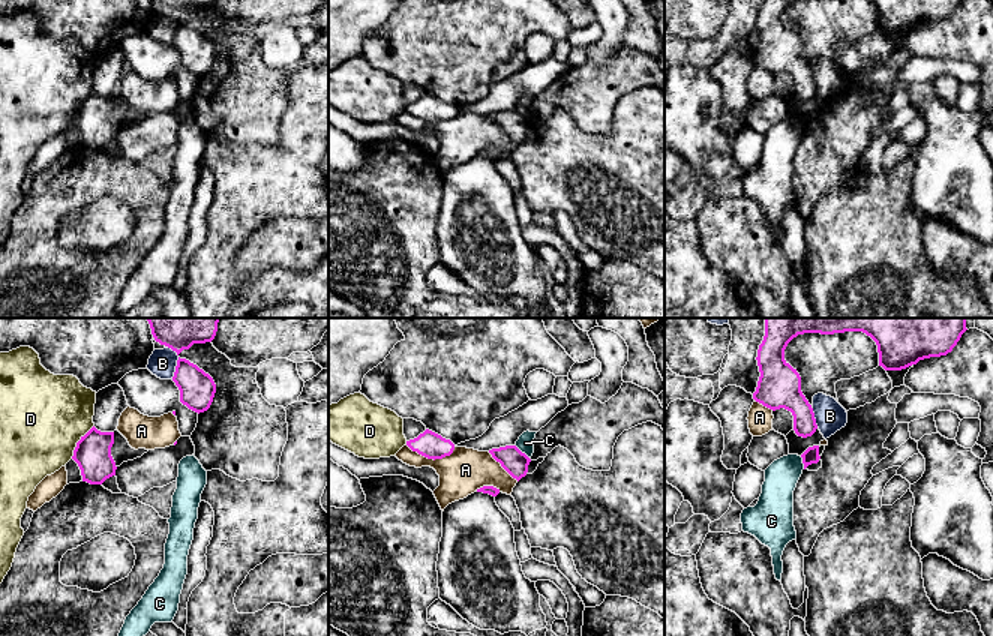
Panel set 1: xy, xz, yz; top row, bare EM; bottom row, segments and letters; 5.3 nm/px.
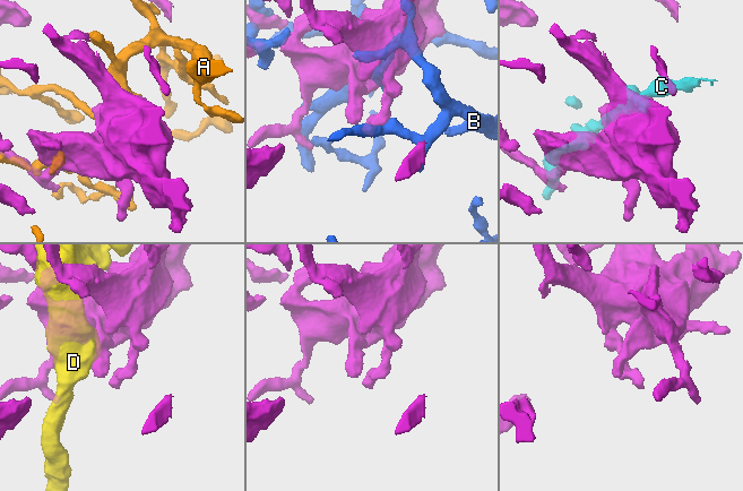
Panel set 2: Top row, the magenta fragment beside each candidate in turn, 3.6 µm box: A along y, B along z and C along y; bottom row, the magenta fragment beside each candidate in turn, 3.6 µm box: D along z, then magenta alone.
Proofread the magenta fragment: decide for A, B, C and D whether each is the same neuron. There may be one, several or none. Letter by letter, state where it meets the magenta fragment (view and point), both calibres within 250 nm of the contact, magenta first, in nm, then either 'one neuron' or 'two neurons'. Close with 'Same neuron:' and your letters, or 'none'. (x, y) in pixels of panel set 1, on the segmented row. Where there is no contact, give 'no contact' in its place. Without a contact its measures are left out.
A: contact xz (431, 458); calibres 140 and 240 nm; two neurons
B: contact xy (177, 362); calibres 190 and 150 nm; two neurons
C: contact xz (521, 452); calibres 140 and 90 nm; two neurons
D: contact xy (78, 441); calibres 190 and 460 nm; two neurons
Same neuron: none

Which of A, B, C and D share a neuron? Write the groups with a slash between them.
A / B C / D

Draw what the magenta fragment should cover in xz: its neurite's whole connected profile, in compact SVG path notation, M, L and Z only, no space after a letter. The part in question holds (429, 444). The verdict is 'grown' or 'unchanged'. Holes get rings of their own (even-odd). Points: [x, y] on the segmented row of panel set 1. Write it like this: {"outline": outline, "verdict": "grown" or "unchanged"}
{"outline": "M426 429L417 438L406 441L406 446L428 459L442 459L450 456L454 450L454 444L450 440Z", "verdict": "unchanged"}

